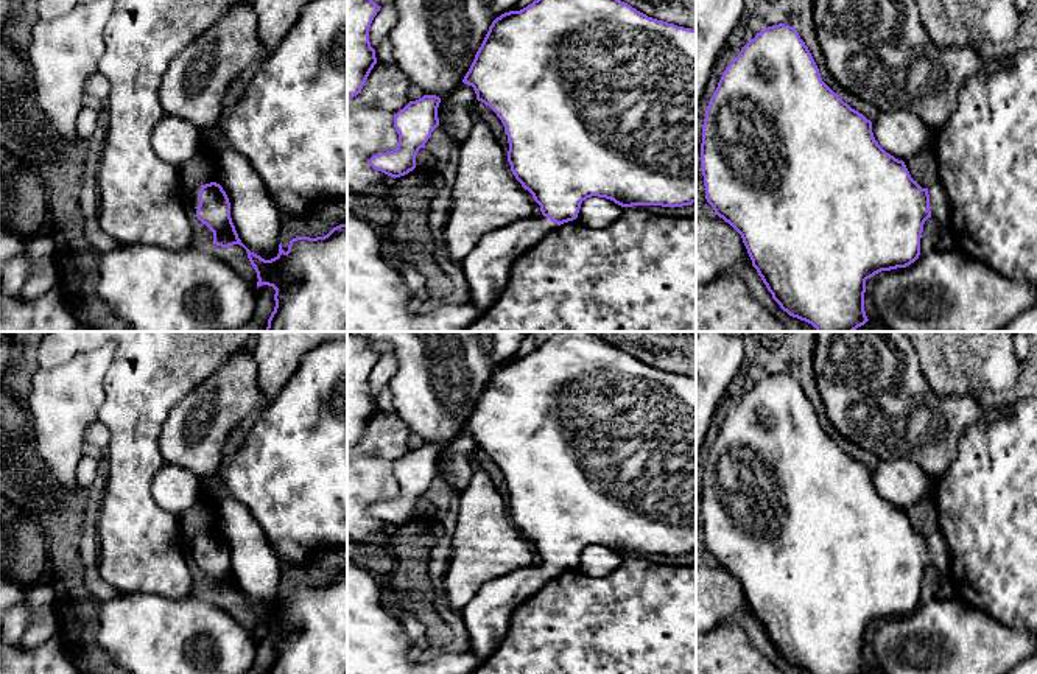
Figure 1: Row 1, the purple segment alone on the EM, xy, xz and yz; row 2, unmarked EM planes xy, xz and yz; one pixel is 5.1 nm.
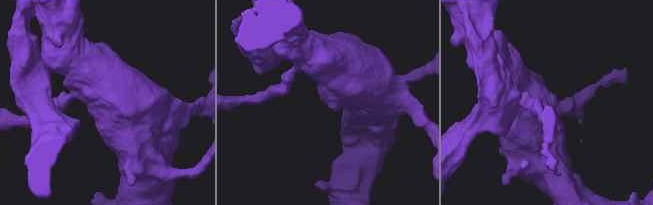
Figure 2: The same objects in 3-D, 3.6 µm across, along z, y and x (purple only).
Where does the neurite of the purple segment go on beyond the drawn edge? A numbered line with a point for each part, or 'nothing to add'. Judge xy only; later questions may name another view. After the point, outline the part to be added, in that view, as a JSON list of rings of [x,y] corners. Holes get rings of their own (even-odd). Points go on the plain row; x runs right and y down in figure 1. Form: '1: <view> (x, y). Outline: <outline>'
1: xy (190, 545). Outline: [[[182,531],[179,534],[179,543],[187,556],[193,563],[196,563],[199,554],[199,539],[201,535],[187,537]]]

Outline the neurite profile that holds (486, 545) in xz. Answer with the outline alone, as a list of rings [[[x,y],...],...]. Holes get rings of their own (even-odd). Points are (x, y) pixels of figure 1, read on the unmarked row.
[[[475,448],[469,486],[459,492],[458,523],[445,574],[450,606],[462,610],[487,582],[533,565],[534,546],[511,520],[508,501],[478,464]]]

